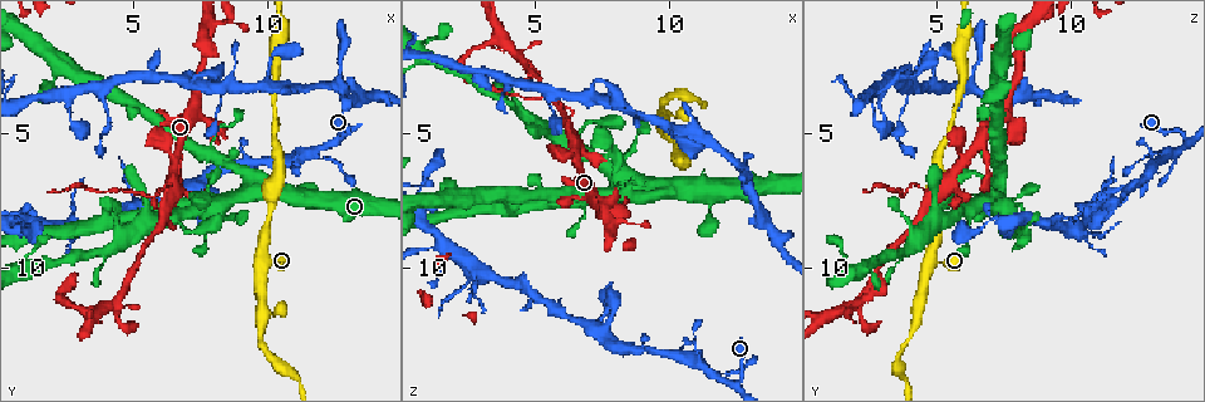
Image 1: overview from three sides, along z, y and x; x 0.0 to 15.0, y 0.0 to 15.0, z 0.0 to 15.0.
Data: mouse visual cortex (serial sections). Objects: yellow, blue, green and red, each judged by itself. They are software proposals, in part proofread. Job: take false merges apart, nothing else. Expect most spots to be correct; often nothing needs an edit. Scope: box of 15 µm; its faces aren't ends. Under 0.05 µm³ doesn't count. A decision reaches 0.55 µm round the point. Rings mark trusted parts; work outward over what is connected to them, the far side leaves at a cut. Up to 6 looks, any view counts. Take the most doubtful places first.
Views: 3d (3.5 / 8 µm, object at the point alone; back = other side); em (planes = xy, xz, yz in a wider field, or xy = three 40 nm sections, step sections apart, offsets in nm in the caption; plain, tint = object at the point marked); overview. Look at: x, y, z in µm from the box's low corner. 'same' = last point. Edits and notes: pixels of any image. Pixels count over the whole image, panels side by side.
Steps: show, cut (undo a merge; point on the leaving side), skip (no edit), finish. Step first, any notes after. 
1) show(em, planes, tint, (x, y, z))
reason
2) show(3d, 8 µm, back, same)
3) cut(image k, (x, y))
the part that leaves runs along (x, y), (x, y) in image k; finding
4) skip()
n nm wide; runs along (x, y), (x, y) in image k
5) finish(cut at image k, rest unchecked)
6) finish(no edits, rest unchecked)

show(3d, 3.5 µm, (6.4, 6.8, 4.1))
abrupt turn

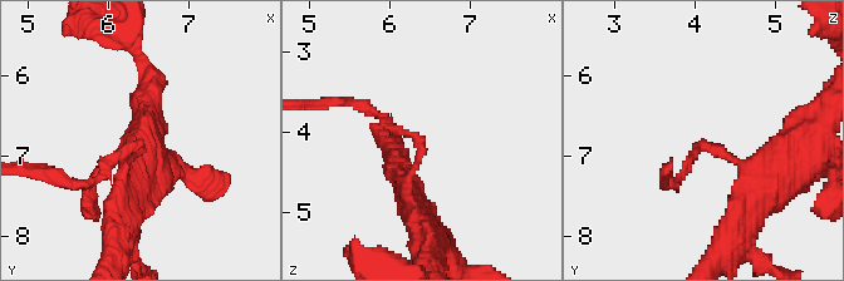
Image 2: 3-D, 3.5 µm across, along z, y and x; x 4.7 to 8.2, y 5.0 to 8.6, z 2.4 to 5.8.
show(em, xy, step 1, tint, (6.40, 6.90, 4.20))
arms of 100, 200 nm

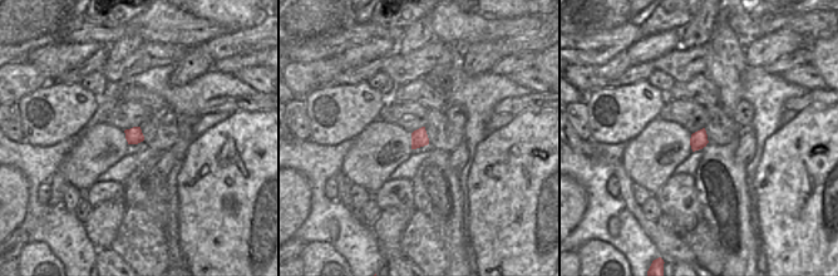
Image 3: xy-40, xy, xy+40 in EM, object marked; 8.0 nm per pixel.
cut(image 2, (372, 112))
the part that leaves runs along (407, 133), (349, 102), (314, 104) in image 2; two cells meet here

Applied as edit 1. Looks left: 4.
show(overview)

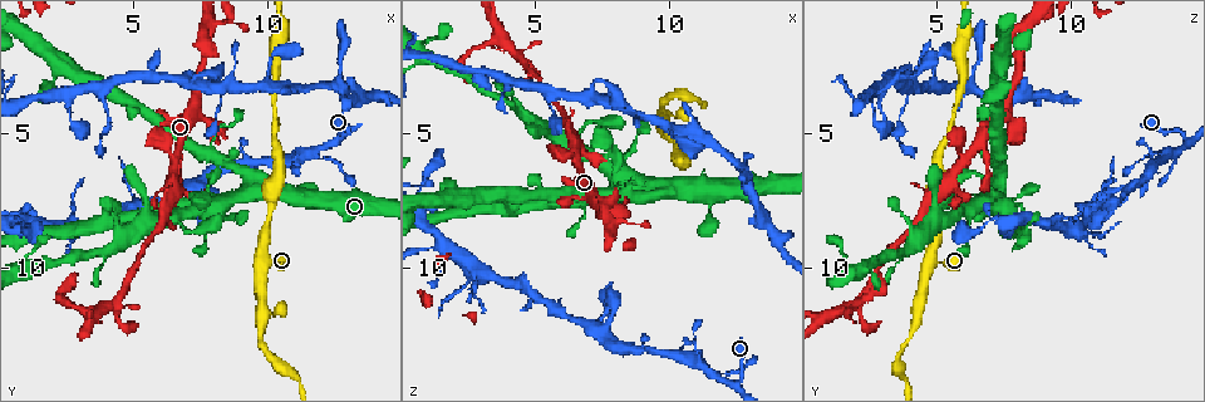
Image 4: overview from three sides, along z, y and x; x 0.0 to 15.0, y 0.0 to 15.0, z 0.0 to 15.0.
show(3d, 3.5 µm, (12.6, 5.2, 14.4))
two arms in line, one across

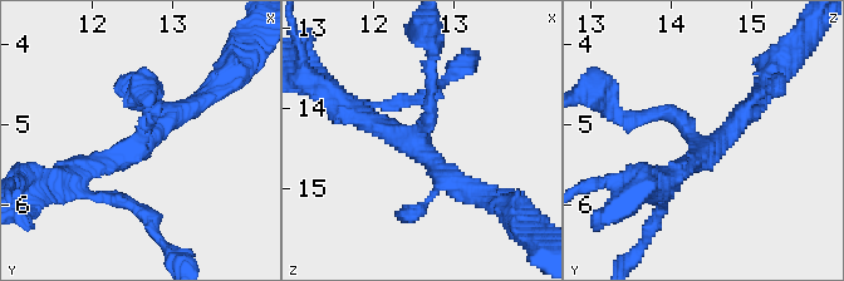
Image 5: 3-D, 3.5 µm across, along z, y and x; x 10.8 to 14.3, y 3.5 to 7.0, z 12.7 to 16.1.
show(em, planes, tint, (12.55, 5.25, 14.40))
need the tissue

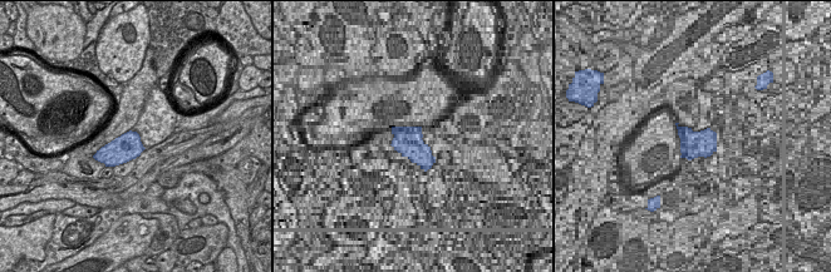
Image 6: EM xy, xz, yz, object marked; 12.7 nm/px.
skip()
runs along (148, 118), (121, 156), (67, 180) in image 5; one cell here

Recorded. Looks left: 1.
finish(cut at image 2, rest unchecked)

